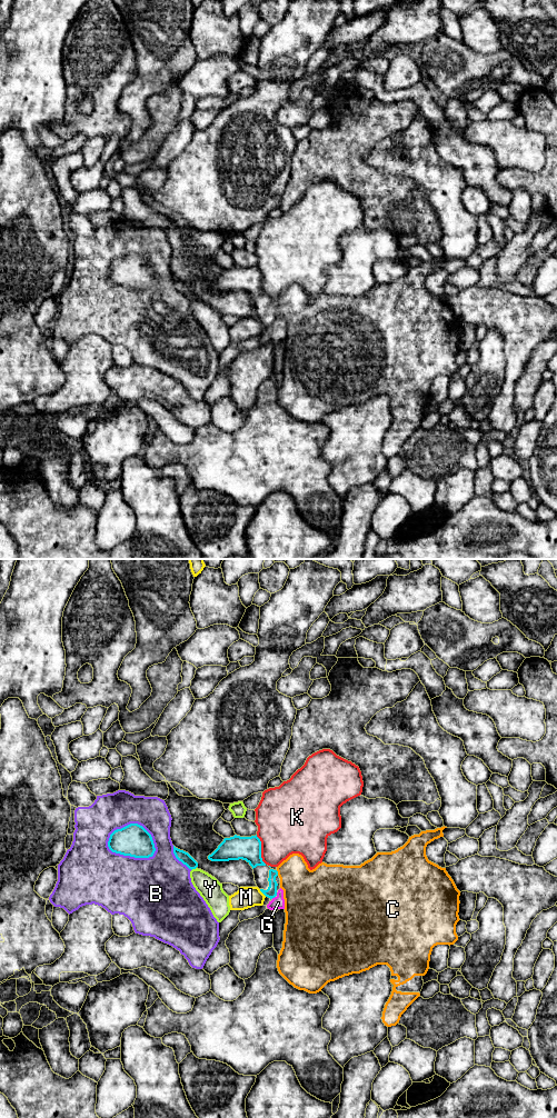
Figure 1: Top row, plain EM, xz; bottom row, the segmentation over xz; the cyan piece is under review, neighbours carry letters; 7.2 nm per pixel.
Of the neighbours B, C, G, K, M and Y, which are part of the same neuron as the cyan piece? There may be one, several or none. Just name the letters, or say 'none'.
C

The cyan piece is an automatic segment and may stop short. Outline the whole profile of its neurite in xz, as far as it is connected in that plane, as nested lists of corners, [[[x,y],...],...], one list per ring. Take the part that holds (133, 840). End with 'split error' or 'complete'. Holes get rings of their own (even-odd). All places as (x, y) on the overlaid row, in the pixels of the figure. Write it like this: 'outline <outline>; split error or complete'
outline [[[138,823],[115,830],[110,835],[108,847],[112,852],[135,858],[149,858],[156,851],[151,835]]]; complete

